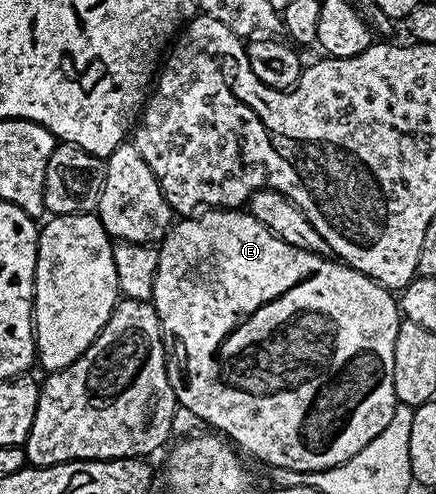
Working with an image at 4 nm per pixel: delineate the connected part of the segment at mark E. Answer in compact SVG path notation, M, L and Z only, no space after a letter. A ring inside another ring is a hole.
M207 209L194 217L180 218L158 248L157 277L153 281L150 302L154 303L157 317L169 340L167 372L175 390L176 404L189 409L200 424L208 423L211 426L208 428L231 440L240 452L248 451L253 458L267 463L268 468L284 467L290 471L324 471L341 465L365 449L365 445L369 445L369 441L373 441L373 437L389 425L389 417L393 417L397 406L393 389L393 349L397 345L401 312L396 296L388 288L342 261L315 255L312 251L297 249L281 241L281 237L265 229L261 221L243 209Z

